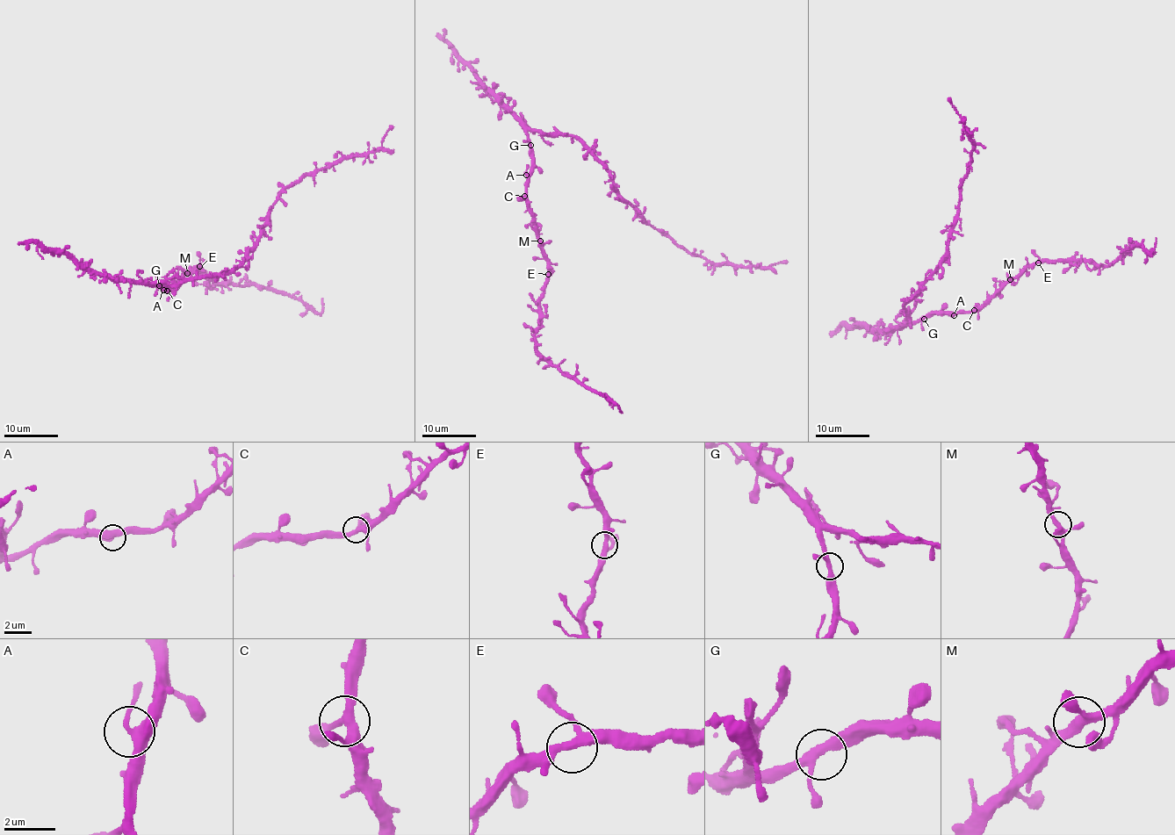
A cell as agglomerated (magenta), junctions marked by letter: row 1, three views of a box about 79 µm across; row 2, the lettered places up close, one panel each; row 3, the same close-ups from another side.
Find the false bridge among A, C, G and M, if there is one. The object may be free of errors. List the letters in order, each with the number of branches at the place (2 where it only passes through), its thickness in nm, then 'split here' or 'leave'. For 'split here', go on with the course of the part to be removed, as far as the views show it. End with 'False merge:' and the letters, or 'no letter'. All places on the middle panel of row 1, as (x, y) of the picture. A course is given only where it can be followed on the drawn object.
A: 3 branches meet; 360 nm thick; leave
C: 3 branches meet; 280 nm thick; leave
G: 3 branches meet; 320 nm thick; leave
M: 3 branches meet; 300 nm thick; leave
False merge: no letter

